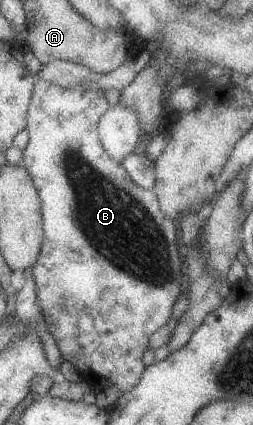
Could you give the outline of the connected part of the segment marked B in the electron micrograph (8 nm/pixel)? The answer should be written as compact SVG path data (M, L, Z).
M35 78L31 98L26 116L26 130L29 134L27 146L22 150L22 157L18 166L23 166L29 174L35 190L41 202L41 230L43 230L43 240L39 256L35 264L31 266L31 276L35 284L36 305L44 317L49 334L54 338L54 342L60 352L63 361L71 364L83 378L83 384L87 388L104 391L111 386L117 388L119 395L137 384L144 365L141 360L143 352L149 348L149 338L162 326L167 324L171 318L171 308L177 302L177 298L183 292L183 255L179 242L179 229L177 225L163 214L159 208L157 197L153 190L143 189L135 182L131 181L129 175L120 163L111 160L107 152L103 150L97 132L98 118L107 110L108 104L102 90L85 90L83 86L75 86L65 90L56 84Z

